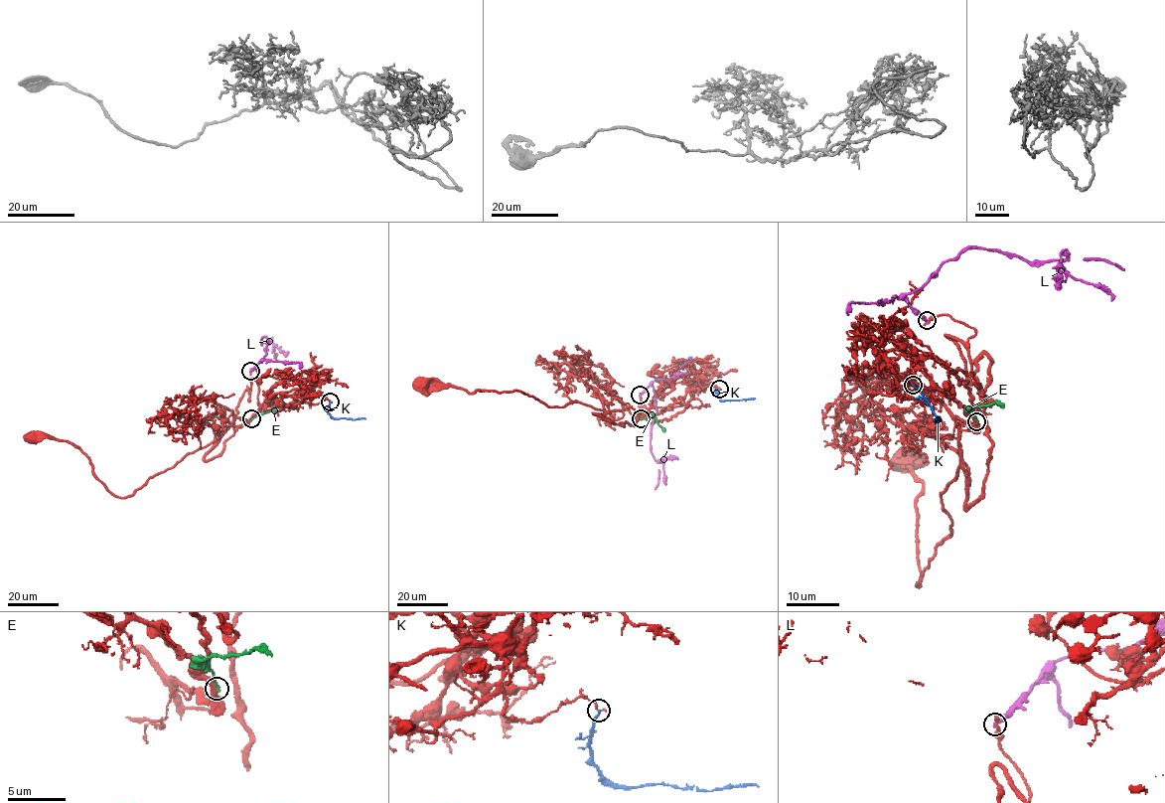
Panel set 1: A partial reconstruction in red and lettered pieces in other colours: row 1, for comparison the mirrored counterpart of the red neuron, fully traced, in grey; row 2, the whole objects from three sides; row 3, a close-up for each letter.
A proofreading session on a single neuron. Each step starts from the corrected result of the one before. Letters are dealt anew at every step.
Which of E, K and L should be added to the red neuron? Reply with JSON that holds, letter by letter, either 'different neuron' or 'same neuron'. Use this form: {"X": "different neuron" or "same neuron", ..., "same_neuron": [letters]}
{"E": "different neuron", "K": "different neuron", "L": "different neuron", "same_neuron": []}

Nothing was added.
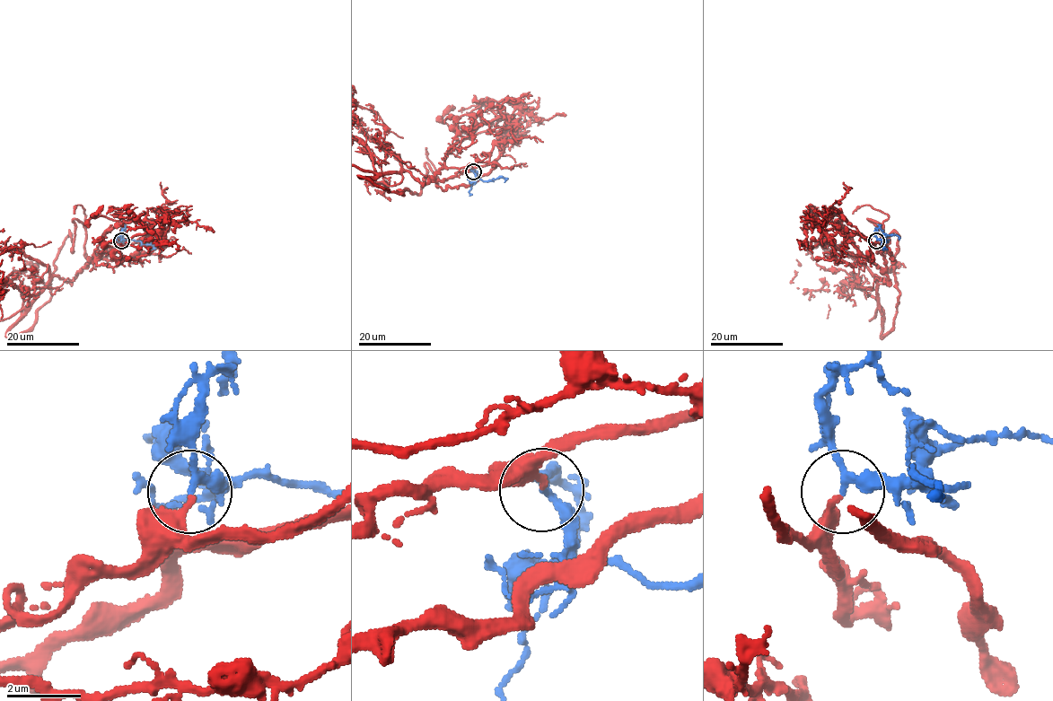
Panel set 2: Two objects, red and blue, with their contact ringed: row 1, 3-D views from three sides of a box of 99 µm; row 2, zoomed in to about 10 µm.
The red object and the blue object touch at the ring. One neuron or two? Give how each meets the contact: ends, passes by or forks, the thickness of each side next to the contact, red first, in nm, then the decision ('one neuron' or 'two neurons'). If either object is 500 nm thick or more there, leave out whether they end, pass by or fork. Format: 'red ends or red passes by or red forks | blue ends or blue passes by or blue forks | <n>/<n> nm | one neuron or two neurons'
red ends | blue passes by | 200/190 nm | one neuron

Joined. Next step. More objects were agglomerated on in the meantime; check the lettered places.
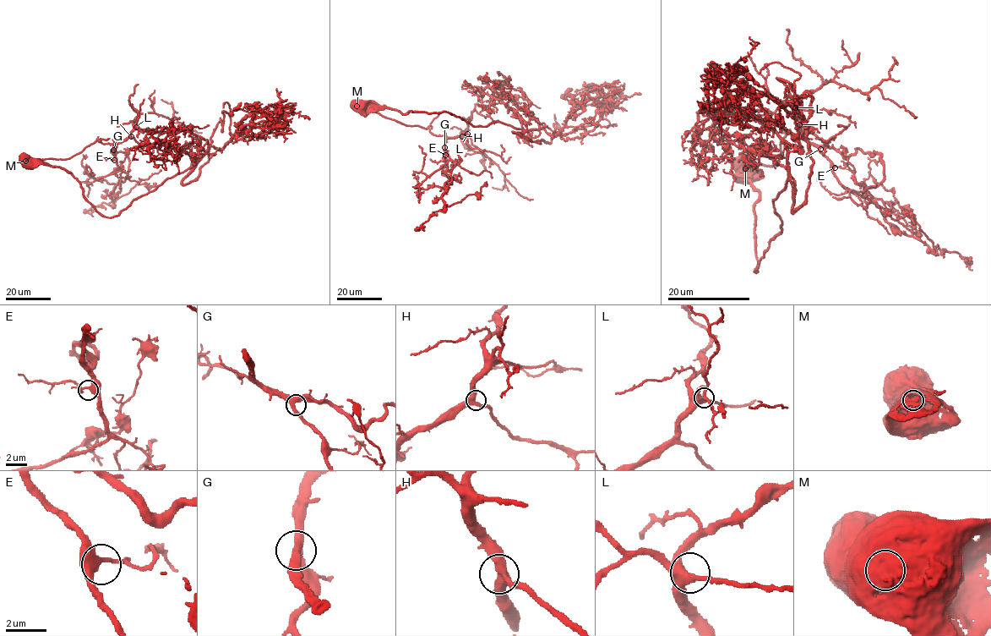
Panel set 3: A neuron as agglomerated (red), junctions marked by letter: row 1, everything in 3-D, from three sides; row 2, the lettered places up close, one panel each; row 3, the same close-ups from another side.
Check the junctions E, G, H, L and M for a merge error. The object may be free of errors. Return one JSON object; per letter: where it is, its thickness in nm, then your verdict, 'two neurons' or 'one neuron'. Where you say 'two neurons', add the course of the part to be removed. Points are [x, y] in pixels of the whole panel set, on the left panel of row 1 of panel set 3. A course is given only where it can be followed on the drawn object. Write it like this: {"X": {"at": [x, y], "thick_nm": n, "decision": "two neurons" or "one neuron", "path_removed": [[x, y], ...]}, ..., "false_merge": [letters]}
{"E": {"at": [114, 160], "thick_nm": 400, "decision": "one neuron"}, "G": {"at": [113, 150], "thick_nm": 360, "decision": "one neuron"}, "H": {"at": [131, 136], "thick_nm": 420, "decision": "one neuron"}, "L": {"at": [136, 127], "thick_nm": 420, "decision": "one neuron"}, "M": {"at": [25, 161], "thick_nm": 1400, "decision": "two neurons", "path_removed": [[26, 161], [68, 159], [96, 139], [115, 144], [111, 151], [129, 161], [110, 205], [137, 184], [155, 185]]}, "false_merge": ["M"]}

